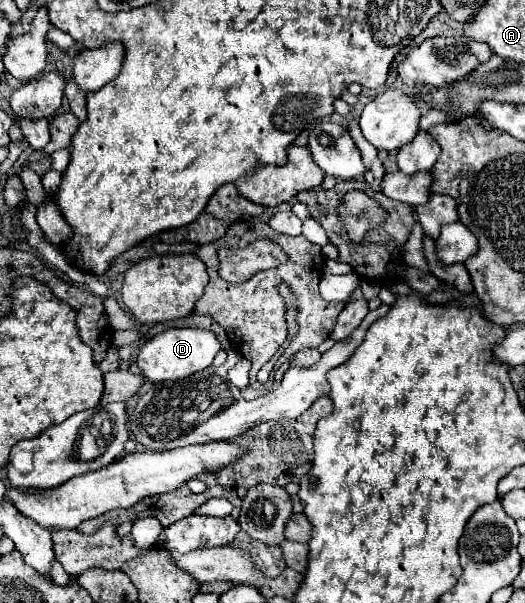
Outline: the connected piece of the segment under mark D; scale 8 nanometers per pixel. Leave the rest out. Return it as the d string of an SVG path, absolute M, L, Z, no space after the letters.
M195 327L167 329L143 345L143 349L137 357L137 365L143 371L143 375L153 383L177 381L177 379L185 379L185 377L209 367L213 363L215 355L219 353L219 349L221 349L221 343L207 329L195 329Z

